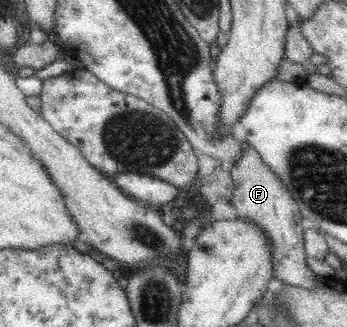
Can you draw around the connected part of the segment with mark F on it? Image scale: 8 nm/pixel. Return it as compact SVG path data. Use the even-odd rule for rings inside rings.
M249 145L235 157L235 163L230 166L228 174L234 183L231 199L228 201L236 211L236 217L251 221L257 225L265 238L271 243L272 275L282 283L289 283L303 289L315 289L315 277L318 277L305 264L302 215L297 202L291 197L286 187L277 179L277 175L263 163L255 149Z

